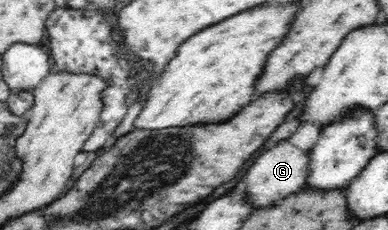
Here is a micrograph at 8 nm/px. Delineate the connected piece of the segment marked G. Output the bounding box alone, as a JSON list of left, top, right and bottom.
[241,140,309,209]

